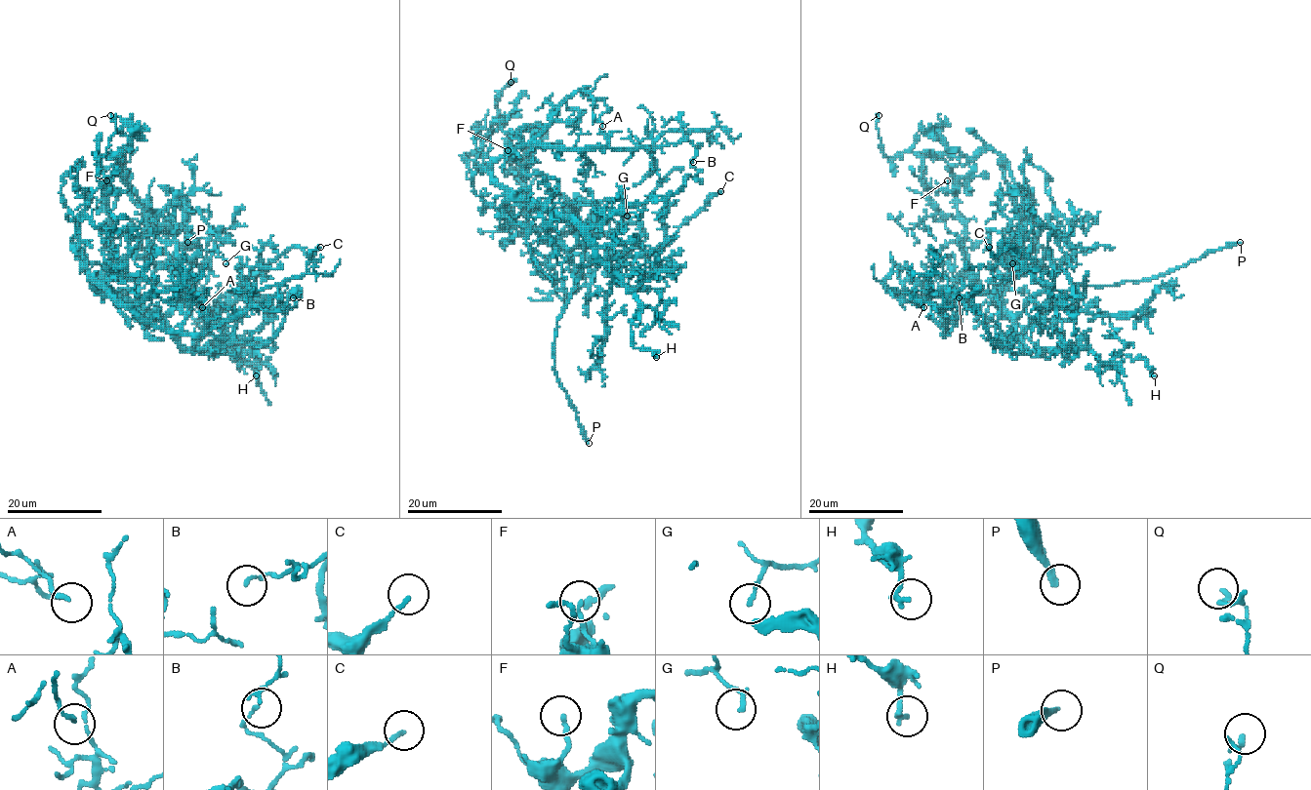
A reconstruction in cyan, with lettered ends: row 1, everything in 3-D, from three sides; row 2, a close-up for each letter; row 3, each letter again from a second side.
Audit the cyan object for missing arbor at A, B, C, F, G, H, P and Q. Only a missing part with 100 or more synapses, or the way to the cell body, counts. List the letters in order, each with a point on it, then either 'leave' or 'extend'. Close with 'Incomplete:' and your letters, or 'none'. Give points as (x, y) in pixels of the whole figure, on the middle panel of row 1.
A: (602, 126) | leave
B: (693, 162) | leave
C: (720, 191) | leave
F: (508, 150) | leave
G: (627, 216) | leave
H: (656, 357) | leave
P: (589, 443) | extend
Q: (511, 82) | leave
Incomplete: P

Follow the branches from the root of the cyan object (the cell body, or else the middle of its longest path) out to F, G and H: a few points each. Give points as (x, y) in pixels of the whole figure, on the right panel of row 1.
F: (1003, 280), (1022, 254), (1007, 229), (1006, 253), (1024, 226), (1010, 167), (985, 149), (947, 180)
G: (1003, 280), (1030, 247), (1040, 227), (1040, 219), (1028, 200), (1030, 249), (1023, 256), (1016, 256), (1012, 263)
H: (1003, 280), (997, 296), (1030, 349), (1086, 347), (1100, 361), (1129, 355), (1143, 359), (1154, 375)

